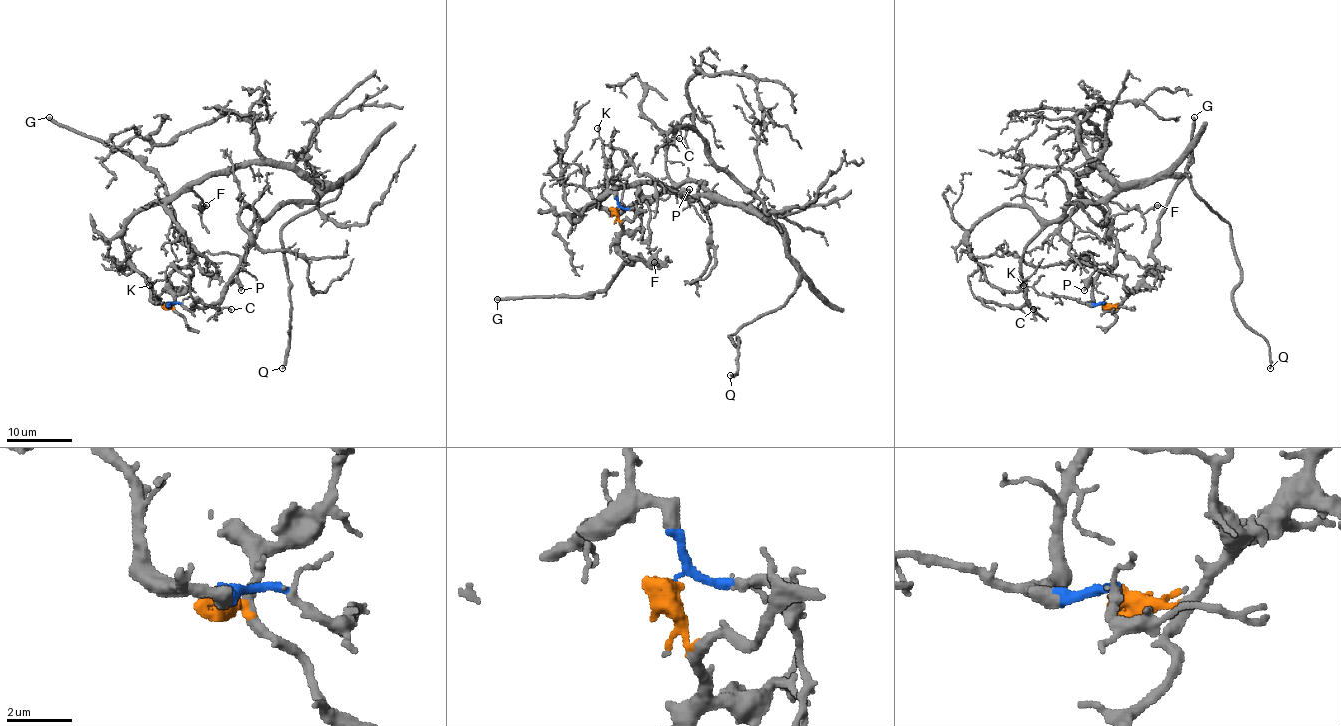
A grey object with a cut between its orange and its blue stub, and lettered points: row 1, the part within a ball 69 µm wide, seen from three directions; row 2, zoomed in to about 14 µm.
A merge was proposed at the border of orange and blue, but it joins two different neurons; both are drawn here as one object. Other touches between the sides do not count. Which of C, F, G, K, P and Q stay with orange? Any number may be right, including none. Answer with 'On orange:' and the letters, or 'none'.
On orange: G, P

